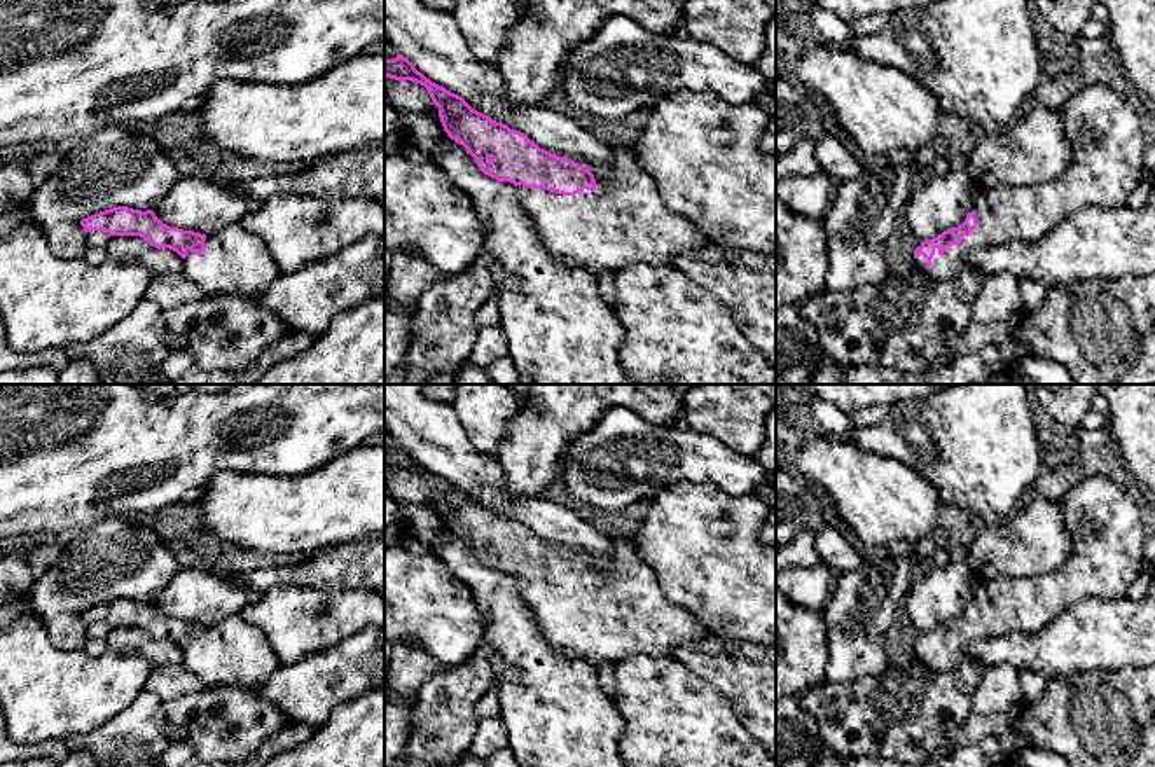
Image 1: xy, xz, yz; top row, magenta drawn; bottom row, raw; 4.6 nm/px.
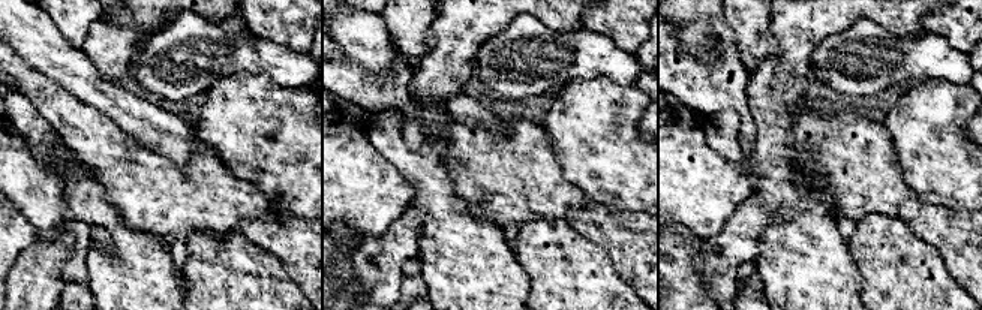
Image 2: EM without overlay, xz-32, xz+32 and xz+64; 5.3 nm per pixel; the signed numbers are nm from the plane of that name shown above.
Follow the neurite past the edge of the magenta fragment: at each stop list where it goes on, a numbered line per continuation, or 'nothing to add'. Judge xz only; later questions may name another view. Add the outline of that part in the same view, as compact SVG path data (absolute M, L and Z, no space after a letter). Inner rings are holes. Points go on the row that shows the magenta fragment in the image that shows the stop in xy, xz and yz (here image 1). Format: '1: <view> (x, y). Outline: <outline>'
1: xz (624, 221). Outline: M613 145L613 154L612 178L606 183L594 178L598 183L594 190L584 189L575 196L563 196L547 189L514 187L515 196L533 222L538 239L545 245L554 260L568 267L585 269L596 278L601 273L615 276L620 267L629 264L673 266L678 253L697 252L711 243L687 217L673 213L664 204L654 176L638 162L633 147Z

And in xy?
1: xy (235, 261). Outline: M231 224L224 231L206 236L204 245L199 257L187 250L183 274L206 292L260 294L281 274L267 246L241 224Z

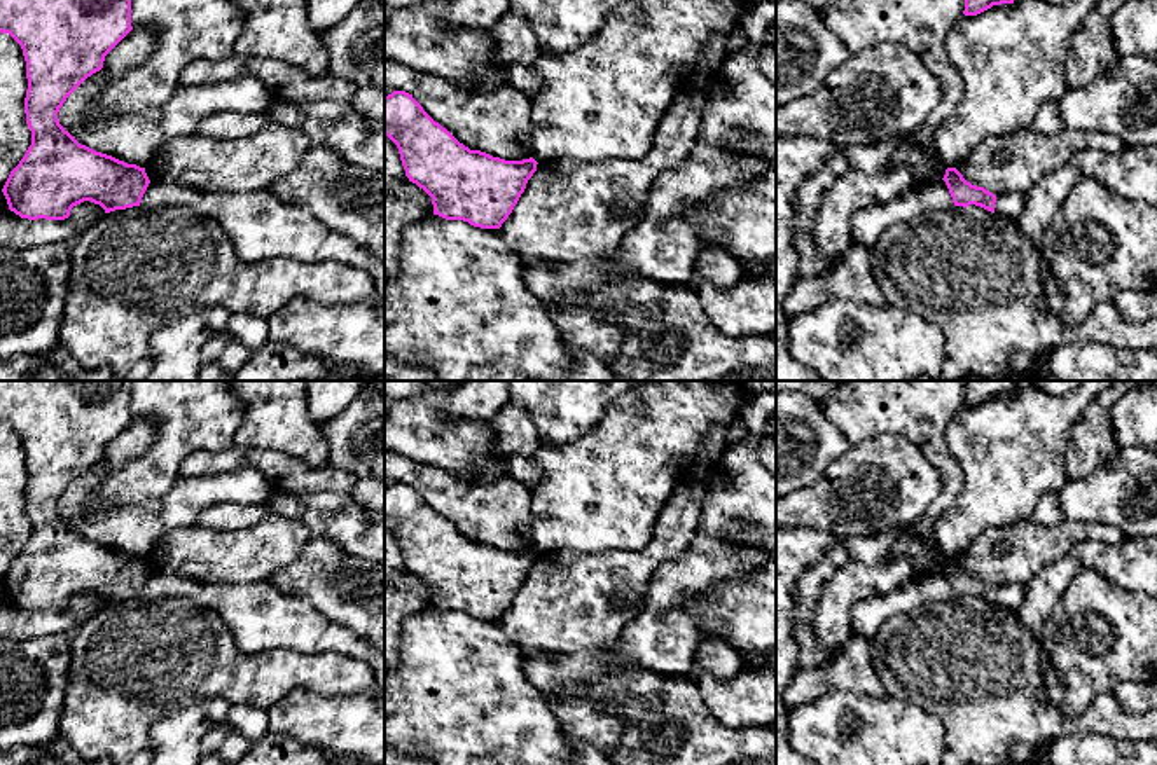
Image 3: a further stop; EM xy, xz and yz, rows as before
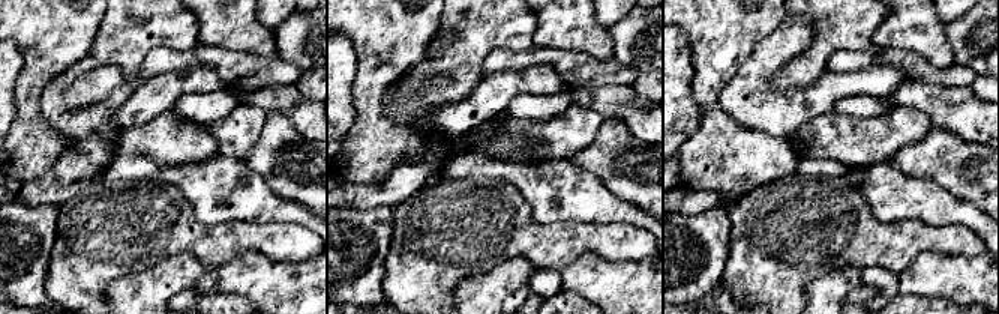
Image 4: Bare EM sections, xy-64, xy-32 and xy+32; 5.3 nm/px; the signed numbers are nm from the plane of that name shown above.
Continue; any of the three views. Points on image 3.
nothing to add

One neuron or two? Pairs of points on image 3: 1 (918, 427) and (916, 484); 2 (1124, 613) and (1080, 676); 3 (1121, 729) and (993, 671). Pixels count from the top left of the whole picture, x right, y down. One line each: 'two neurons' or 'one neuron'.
1: two neurons
2: one neuron
3: one neuron

